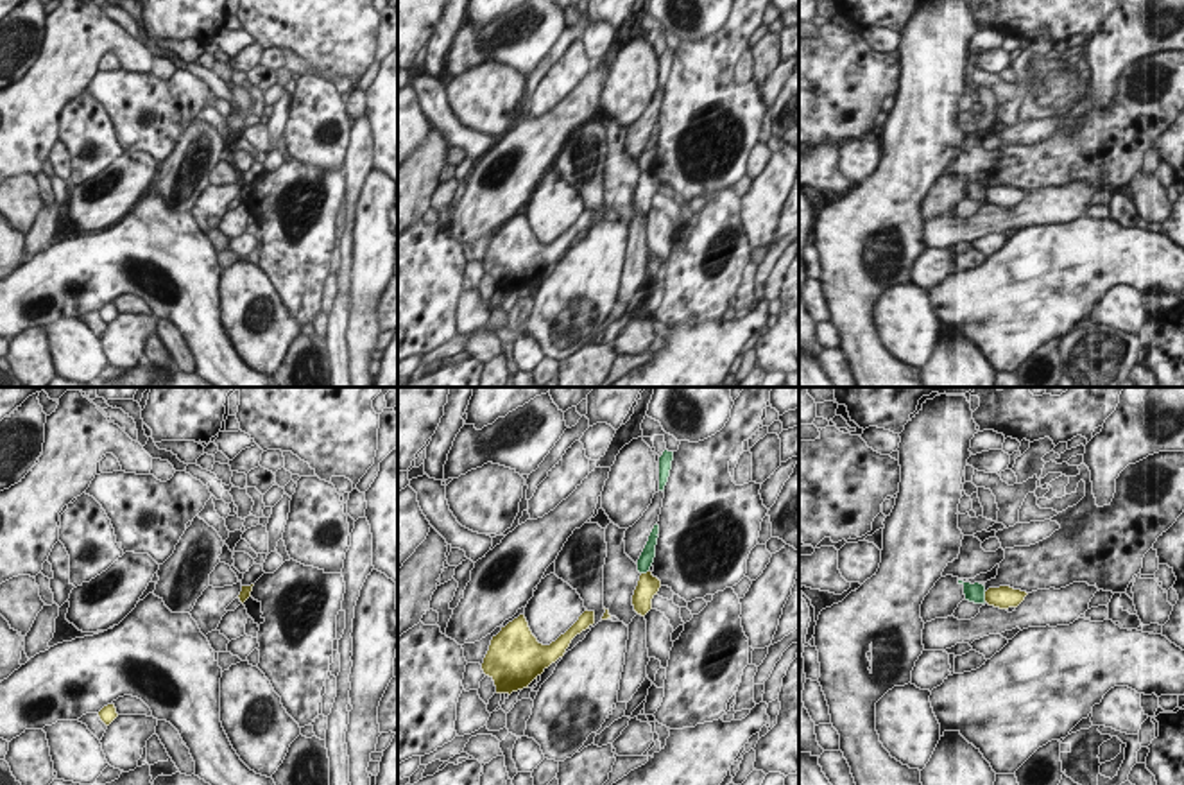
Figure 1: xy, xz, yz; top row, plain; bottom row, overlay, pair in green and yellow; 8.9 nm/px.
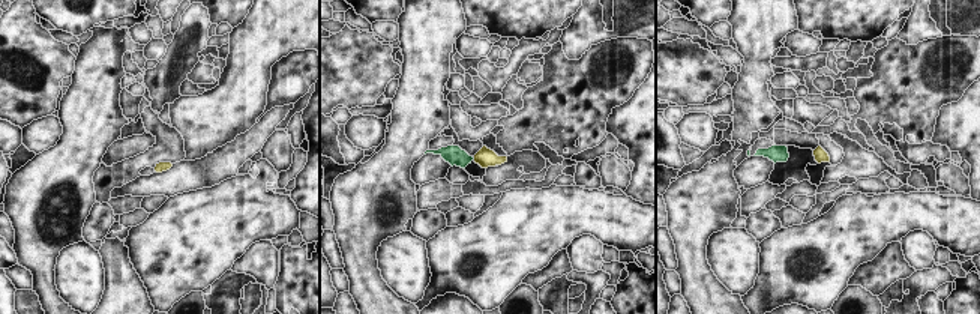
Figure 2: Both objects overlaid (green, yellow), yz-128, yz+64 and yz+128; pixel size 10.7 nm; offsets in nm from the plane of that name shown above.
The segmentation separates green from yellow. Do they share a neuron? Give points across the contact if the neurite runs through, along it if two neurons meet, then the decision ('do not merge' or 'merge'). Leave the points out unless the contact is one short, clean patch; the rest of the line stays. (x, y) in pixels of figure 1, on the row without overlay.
along yz (984, 190), (986, 199) | do not merge

